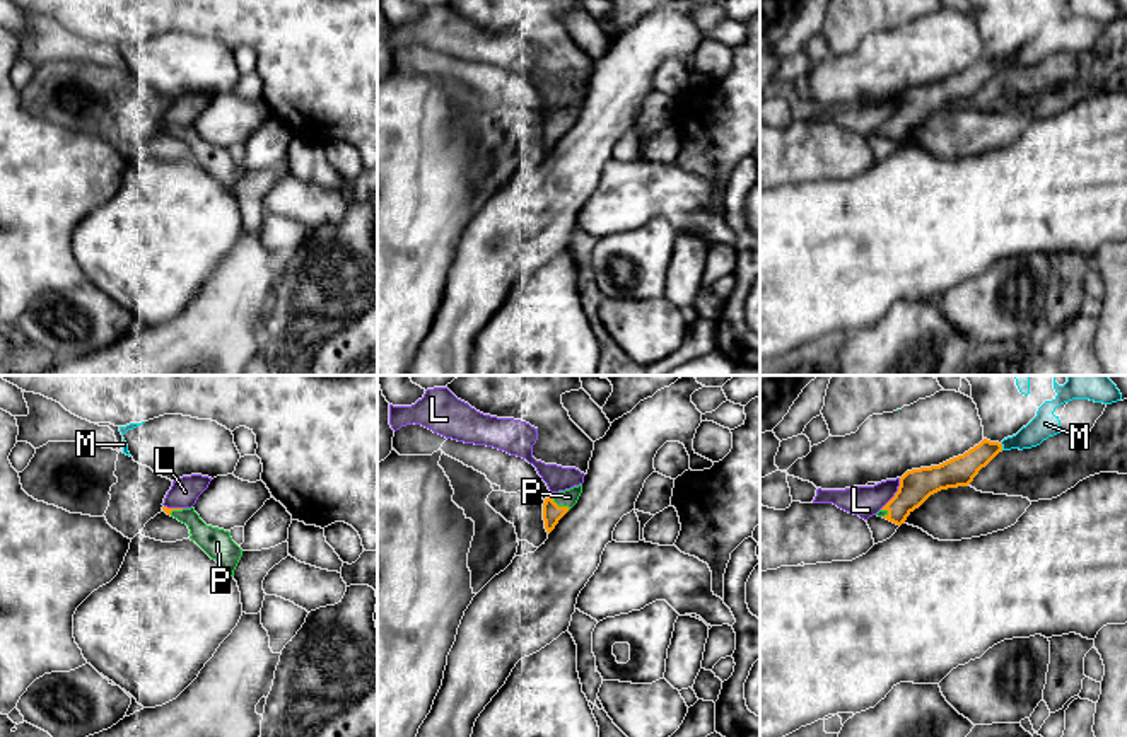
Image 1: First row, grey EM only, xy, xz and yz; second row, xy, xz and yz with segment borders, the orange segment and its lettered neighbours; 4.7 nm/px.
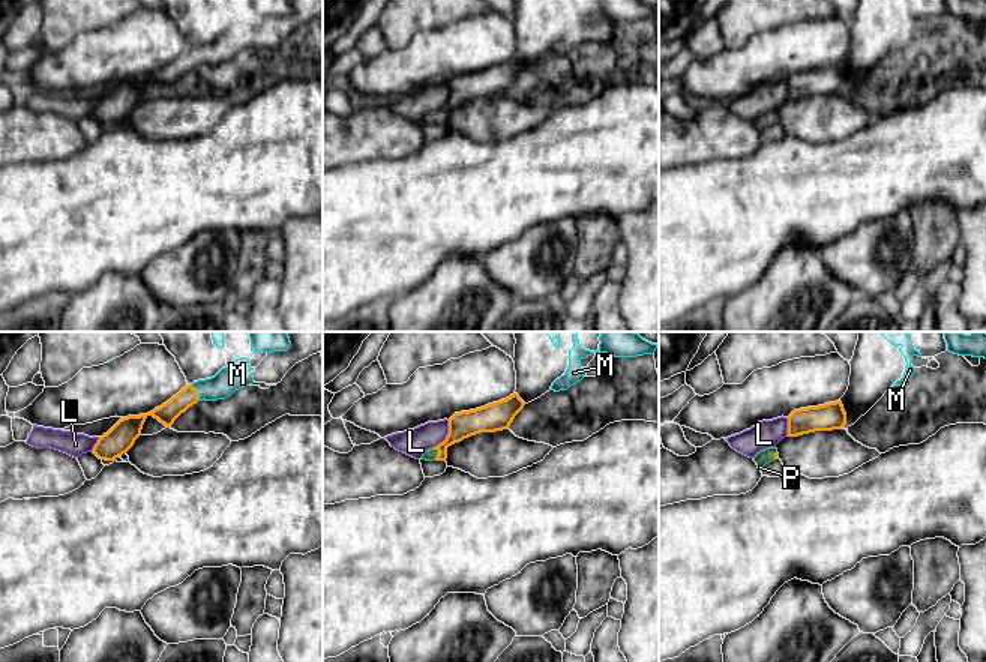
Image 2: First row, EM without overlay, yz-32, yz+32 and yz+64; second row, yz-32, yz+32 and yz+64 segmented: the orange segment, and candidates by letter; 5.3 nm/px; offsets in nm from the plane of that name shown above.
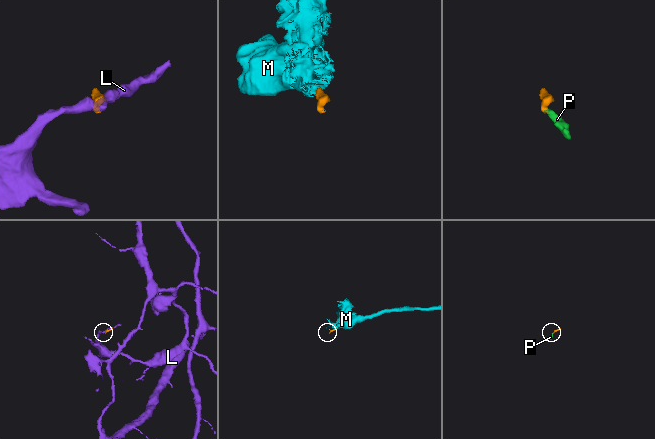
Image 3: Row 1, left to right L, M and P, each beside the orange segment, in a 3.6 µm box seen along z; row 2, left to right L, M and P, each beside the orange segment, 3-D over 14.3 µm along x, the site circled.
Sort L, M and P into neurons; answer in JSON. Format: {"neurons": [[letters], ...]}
{"neurons": [["L"], ["M"], ["P"]]}

